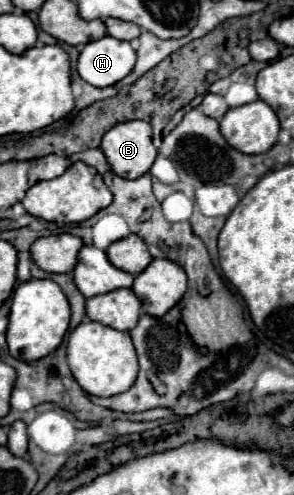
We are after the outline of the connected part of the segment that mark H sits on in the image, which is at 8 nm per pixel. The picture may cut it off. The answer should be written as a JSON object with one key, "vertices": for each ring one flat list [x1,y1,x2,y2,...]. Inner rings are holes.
{"vertices":[[109,35,89,41,77,61,77,71,83,81,93,87,109,87,131,73,135,51,129,41,119,41]]}

